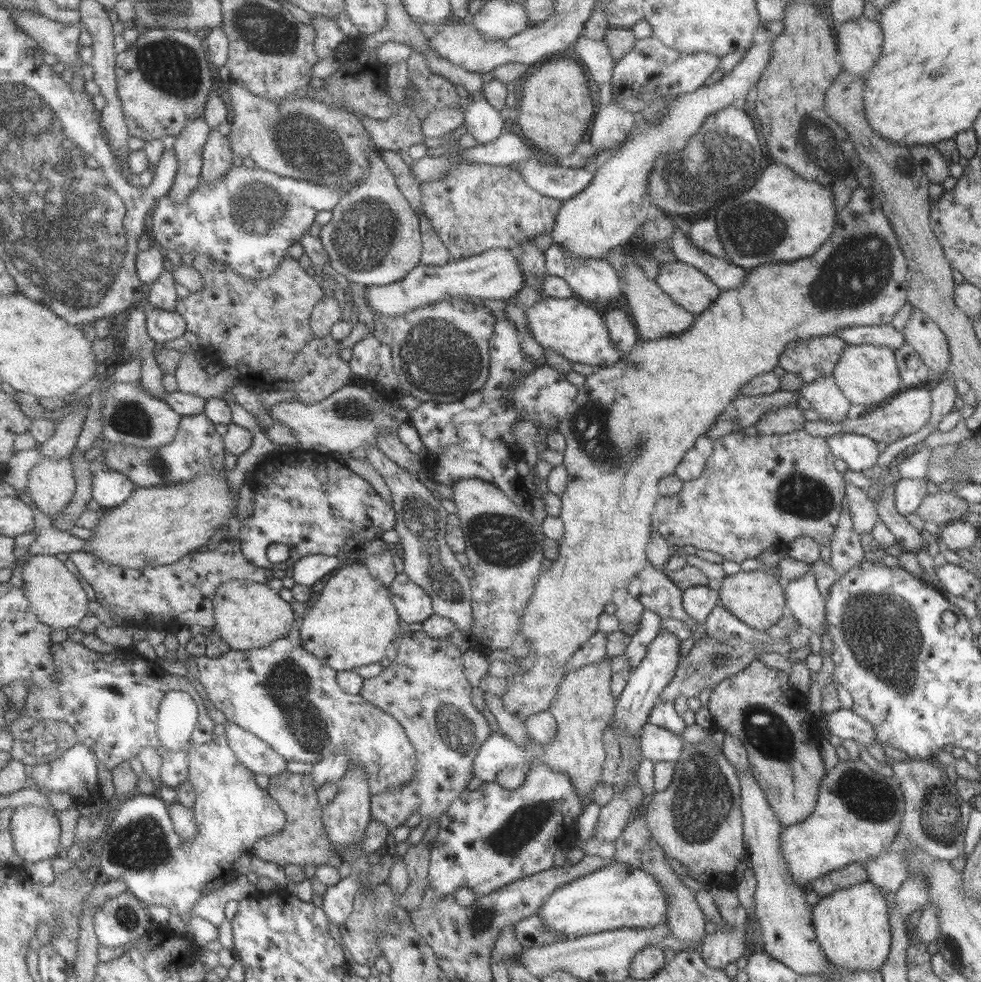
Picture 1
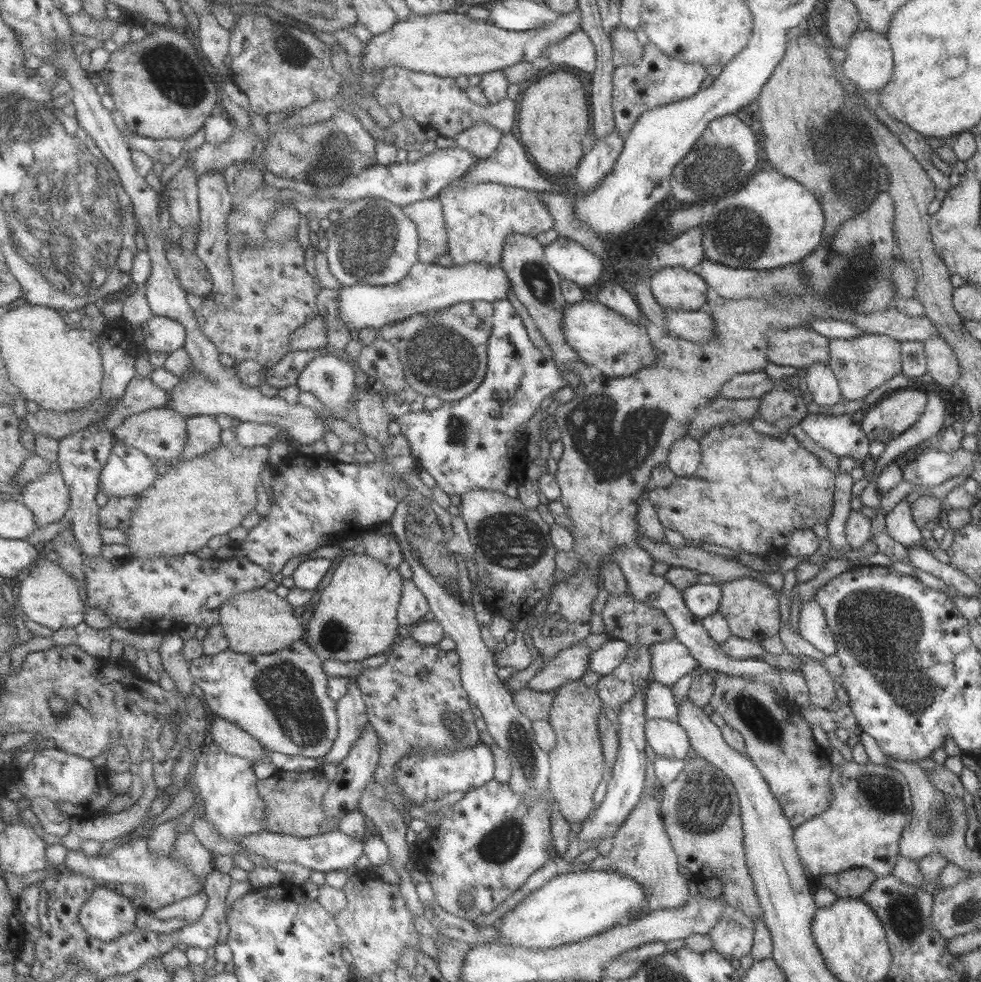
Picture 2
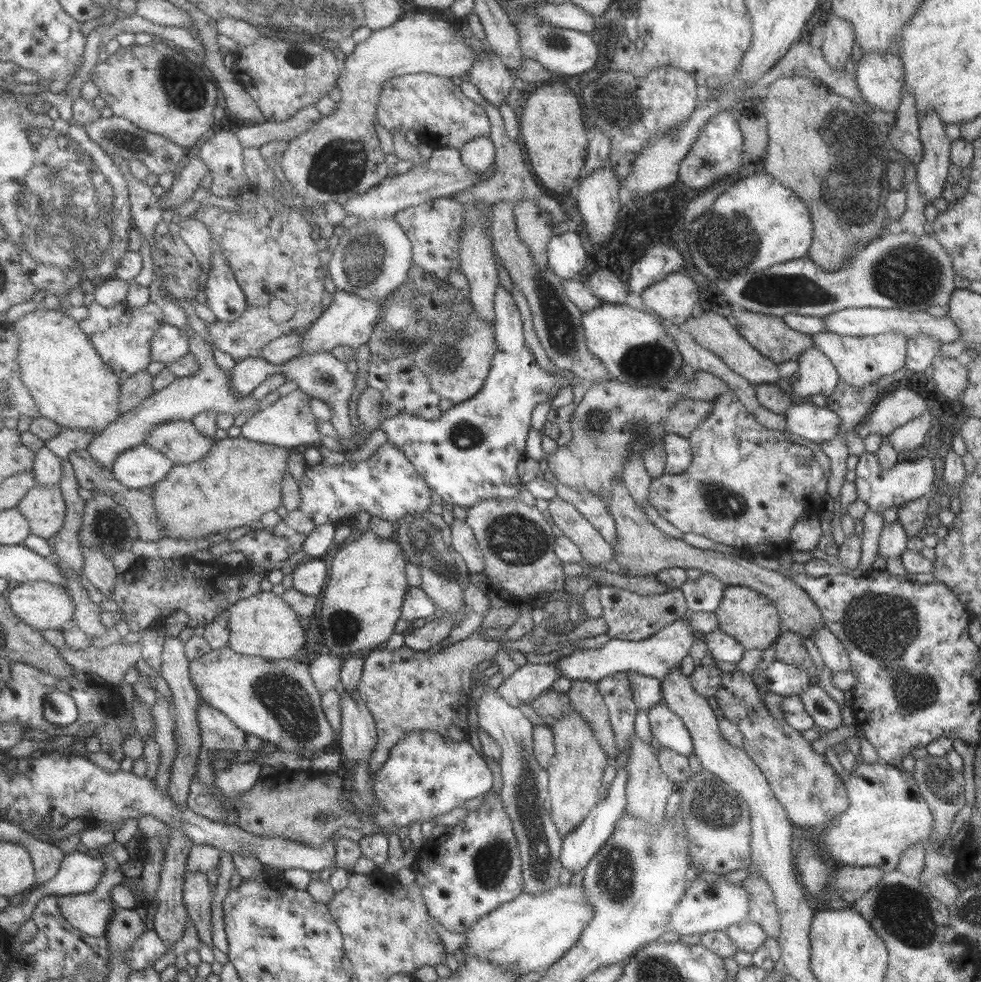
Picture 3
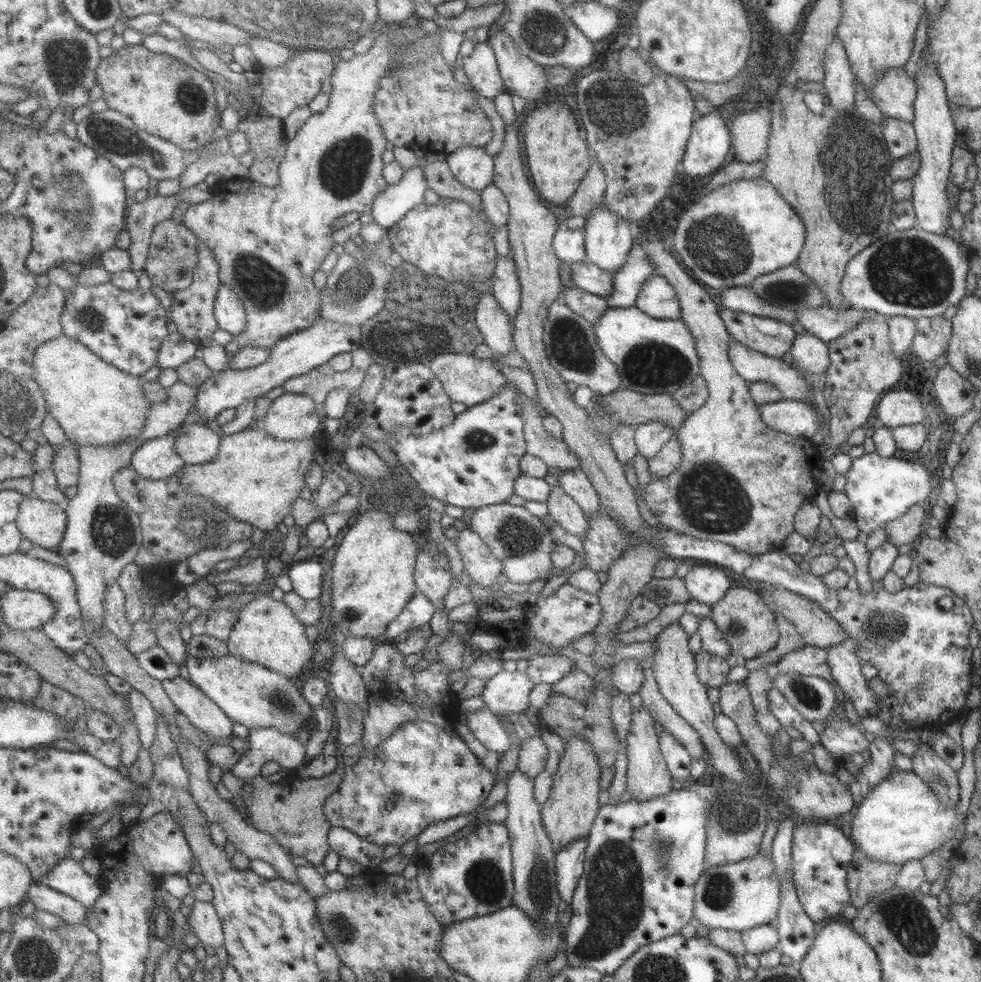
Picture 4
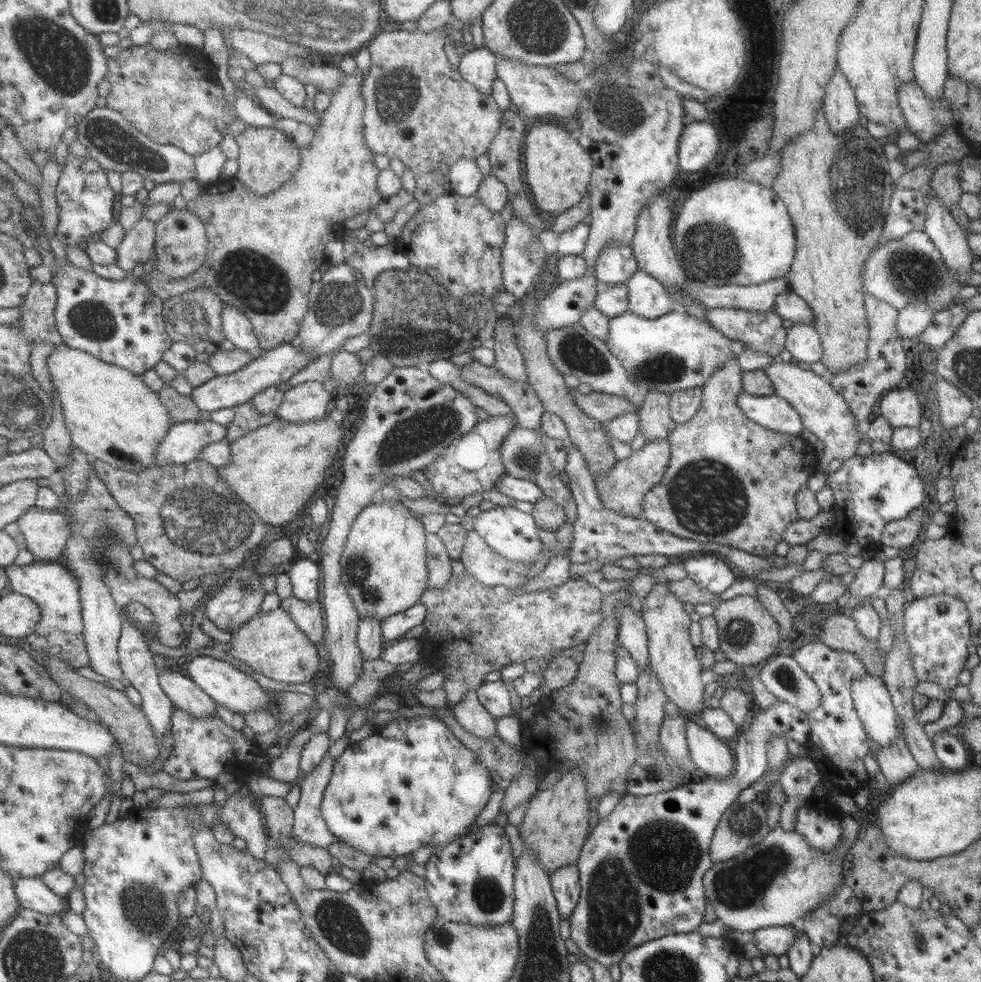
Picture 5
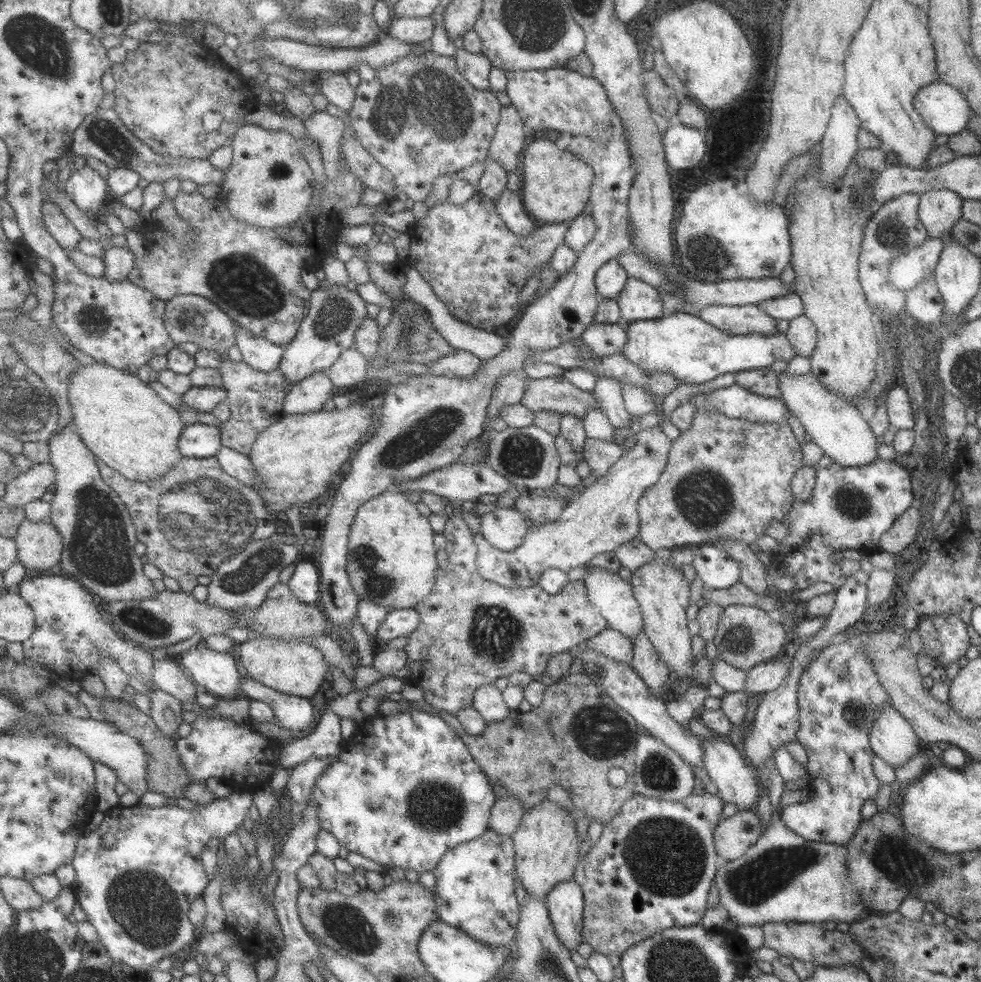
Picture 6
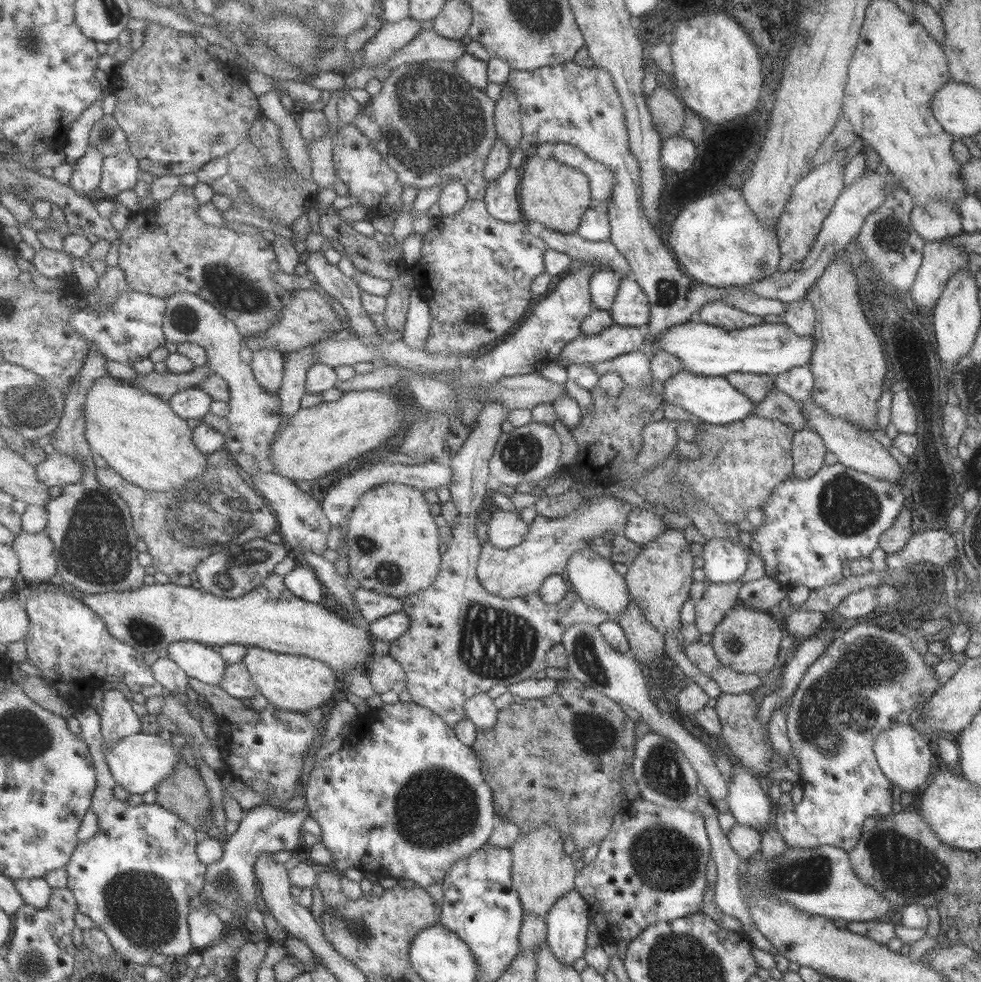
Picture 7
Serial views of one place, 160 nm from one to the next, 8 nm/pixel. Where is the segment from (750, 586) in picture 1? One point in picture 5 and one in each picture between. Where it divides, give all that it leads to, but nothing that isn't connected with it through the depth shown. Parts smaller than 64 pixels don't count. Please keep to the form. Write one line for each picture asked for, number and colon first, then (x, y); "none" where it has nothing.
2: (750, 607)
3: (748, 617)
4: (748, 625)
5: (747, 634)

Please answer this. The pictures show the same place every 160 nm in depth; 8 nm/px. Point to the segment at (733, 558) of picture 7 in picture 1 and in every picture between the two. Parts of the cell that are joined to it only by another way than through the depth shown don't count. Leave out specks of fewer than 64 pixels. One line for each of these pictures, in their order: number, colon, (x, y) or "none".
1: (697, 601)
2: (701, 600)
3: (703, 594)
4: (706, 584)
5: (708, 570)
6: (717, 570)

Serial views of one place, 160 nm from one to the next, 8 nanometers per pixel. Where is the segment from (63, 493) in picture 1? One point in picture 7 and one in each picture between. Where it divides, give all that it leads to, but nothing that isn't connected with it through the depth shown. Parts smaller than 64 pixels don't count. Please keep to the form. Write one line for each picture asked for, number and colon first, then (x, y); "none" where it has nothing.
2: (49, 497)
3: (45, 507)
4: (44, 523)
5: (47, 534)
6: (40, 544)
7: (38, 561)

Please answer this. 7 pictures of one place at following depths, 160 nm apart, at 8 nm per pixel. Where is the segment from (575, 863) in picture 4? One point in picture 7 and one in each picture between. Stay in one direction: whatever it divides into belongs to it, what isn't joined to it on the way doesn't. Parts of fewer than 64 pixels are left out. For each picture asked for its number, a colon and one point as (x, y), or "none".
5: (564, 881)
6: (564, 902)
7: (566, 922)

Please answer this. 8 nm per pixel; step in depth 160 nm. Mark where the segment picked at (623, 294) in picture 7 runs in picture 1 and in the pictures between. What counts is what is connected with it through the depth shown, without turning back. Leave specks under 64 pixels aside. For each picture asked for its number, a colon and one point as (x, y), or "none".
1: (684, 285)
2: (676, 288)
3: (674, 299)
4: (657, 299)
5: (646, 297)
6: (637, 300)

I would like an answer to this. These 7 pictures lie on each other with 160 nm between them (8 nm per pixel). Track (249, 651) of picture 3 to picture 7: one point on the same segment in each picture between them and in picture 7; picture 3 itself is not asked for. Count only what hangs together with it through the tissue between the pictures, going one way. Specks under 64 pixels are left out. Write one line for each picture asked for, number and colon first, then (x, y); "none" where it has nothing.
4: (268, 632)
5: (272, 644)
6: (299, 669)
7: (296, 683)

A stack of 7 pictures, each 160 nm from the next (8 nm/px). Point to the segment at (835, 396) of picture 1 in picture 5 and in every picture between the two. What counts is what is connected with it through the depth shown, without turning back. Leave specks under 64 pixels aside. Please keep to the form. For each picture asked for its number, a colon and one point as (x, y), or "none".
2: (821, 382)
3: (817, 376)
4: (809, 353)
5: (802, 341)

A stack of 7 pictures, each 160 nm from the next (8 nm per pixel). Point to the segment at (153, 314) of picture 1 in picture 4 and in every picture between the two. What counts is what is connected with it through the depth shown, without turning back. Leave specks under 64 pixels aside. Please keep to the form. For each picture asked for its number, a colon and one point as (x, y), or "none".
2: (163, 334)
3: (172, 343)
4: (177, 350)

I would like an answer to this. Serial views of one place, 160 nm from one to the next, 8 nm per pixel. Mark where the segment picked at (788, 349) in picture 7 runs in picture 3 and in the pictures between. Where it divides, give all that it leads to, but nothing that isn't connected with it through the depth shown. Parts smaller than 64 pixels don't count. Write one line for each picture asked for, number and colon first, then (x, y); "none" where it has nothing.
3: (634, 346)
4: (654, 356)
5: (675, 351)
6: (694, 352)

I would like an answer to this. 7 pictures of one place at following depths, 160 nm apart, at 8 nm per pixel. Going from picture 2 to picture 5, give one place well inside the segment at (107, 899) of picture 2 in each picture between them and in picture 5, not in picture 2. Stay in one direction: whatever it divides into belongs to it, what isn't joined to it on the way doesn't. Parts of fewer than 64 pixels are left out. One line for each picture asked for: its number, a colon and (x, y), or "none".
3: (91, 912)
4: (45, 898)
5: (33, 893)

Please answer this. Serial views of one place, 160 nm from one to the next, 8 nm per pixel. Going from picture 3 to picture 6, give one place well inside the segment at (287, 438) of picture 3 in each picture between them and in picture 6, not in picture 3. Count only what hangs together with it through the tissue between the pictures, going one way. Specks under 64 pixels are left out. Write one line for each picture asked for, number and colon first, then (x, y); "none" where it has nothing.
4: (293, 416)
5: (306, 402)
6: (308, 396)

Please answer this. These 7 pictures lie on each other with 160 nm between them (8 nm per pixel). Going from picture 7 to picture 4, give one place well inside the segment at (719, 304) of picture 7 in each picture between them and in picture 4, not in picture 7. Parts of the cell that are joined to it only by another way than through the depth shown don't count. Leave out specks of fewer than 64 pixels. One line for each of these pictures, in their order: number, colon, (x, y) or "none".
4: (769, 337)
5: (762, 331)
6: (739, 320)

